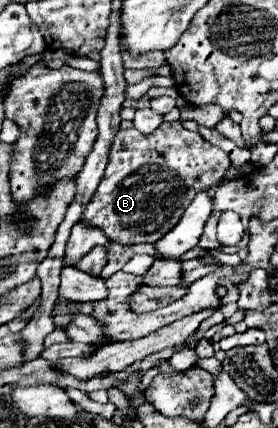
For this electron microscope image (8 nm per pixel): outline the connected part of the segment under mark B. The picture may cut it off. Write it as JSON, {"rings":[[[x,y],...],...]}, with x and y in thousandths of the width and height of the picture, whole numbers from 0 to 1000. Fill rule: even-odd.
{"rings":[[[651,283],[579,287],[572,301],[558,301],[558,311],[543,315],[514,315],[471,297],[414,315],[414,329],[392,353],[392,381],[378,390],[378,409],[335,465],[306,484],[291,512],[356,530],[399,563],[428,563],[442,572],[558,568],[608,535],[637,526],[644,507],[694,470],[694,460],[766,437],[809,404],[817,404],[817,357],[781,343],[759,343],[759,334],[737,329],[716,311],[673,306],[651,292]]]}

